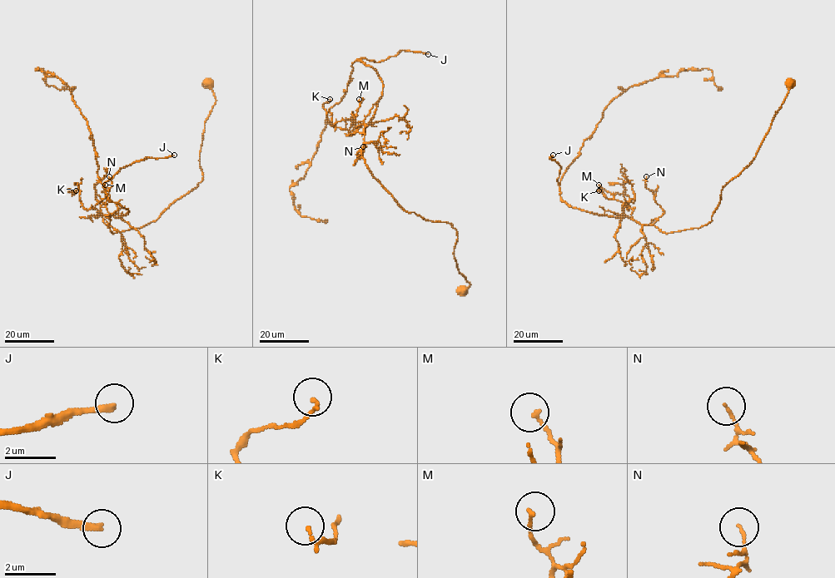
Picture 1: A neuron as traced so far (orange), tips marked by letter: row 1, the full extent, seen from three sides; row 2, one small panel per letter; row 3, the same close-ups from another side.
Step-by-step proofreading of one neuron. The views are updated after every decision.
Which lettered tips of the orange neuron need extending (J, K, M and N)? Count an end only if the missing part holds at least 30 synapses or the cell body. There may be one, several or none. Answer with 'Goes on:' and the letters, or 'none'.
Goes on: J

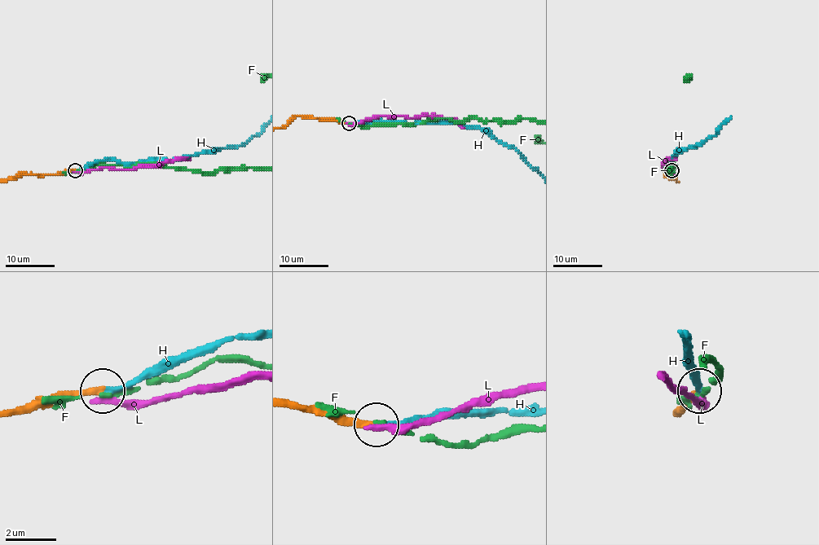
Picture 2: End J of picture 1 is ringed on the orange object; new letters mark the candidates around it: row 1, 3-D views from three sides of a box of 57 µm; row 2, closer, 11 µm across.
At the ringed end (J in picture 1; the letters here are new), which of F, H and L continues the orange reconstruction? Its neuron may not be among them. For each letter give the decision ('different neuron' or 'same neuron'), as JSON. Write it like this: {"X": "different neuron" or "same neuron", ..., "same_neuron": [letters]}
{"F": "different neuron", "H": "same neuron", "L": "different neuron", "same_neuron": ["H"]}

